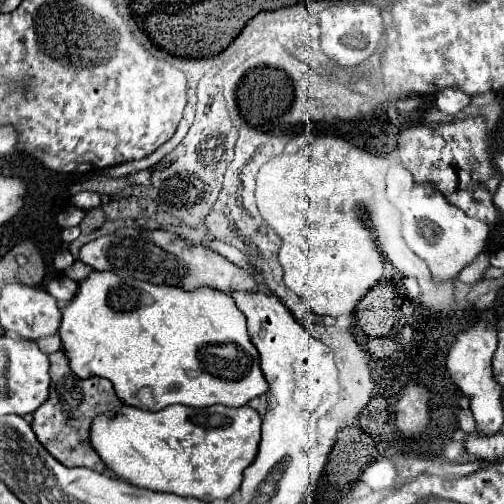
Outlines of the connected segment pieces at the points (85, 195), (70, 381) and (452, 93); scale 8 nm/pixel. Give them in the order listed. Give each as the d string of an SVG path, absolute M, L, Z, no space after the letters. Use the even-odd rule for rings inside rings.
M80 191L72 197L72 203L82 211L90 211L100 205L100 195L96 191Z
M64 349L50 355L50 375L52 375L52 383L50 383L52 393L34 411L34 421L32 421L32 429L38 437L38 441L66 467L90 467L98 473L104 473L106 471L104 463L100 461L100 457L88 443L88 429L96 415L122 405L112 389L112 383L108 383L108 379L100 379L100 377L80 379L78 375L72 375ZM58 391L68 391L68 411L64 409Z
M446 89L446 91L440 91L438 97L436 97L436 107L438 111L442 111L444 115L456 115L458 111L462 111L468 103L470 103L470 95L462 93L460 89Z

